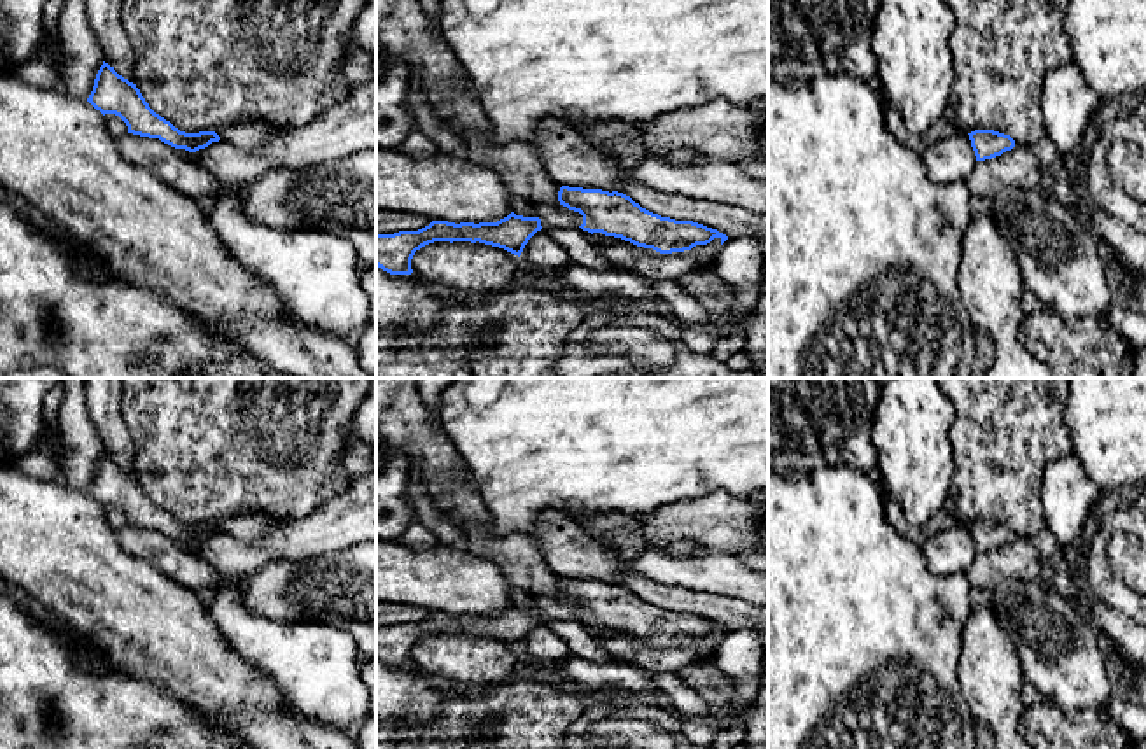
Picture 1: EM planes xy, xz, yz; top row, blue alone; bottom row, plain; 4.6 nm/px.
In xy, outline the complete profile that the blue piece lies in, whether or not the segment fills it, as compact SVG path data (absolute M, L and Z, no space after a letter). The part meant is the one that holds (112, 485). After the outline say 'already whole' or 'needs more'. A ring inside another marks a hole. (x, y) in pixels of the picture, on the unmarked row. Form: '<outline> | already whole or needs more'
M105 453L96 466L87 494L103 508L119 508L126 514L128 525L159 530L175 541L196 544L220 532L215 523L185 525L175 520L149 499L136 476L119 467Z | already whole

